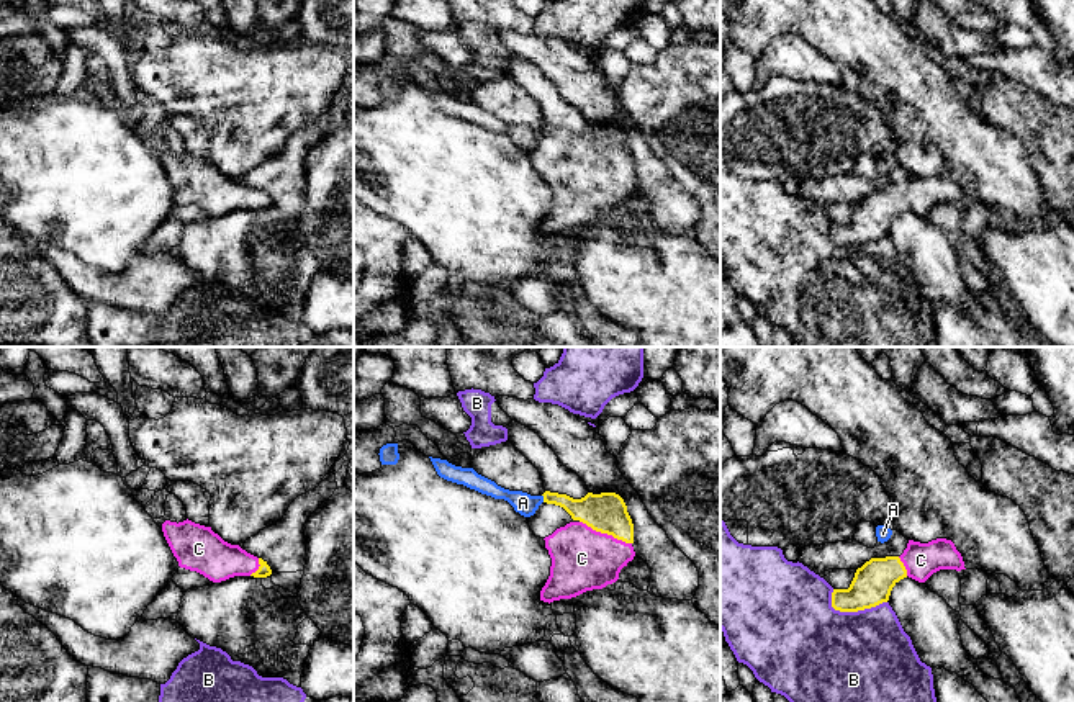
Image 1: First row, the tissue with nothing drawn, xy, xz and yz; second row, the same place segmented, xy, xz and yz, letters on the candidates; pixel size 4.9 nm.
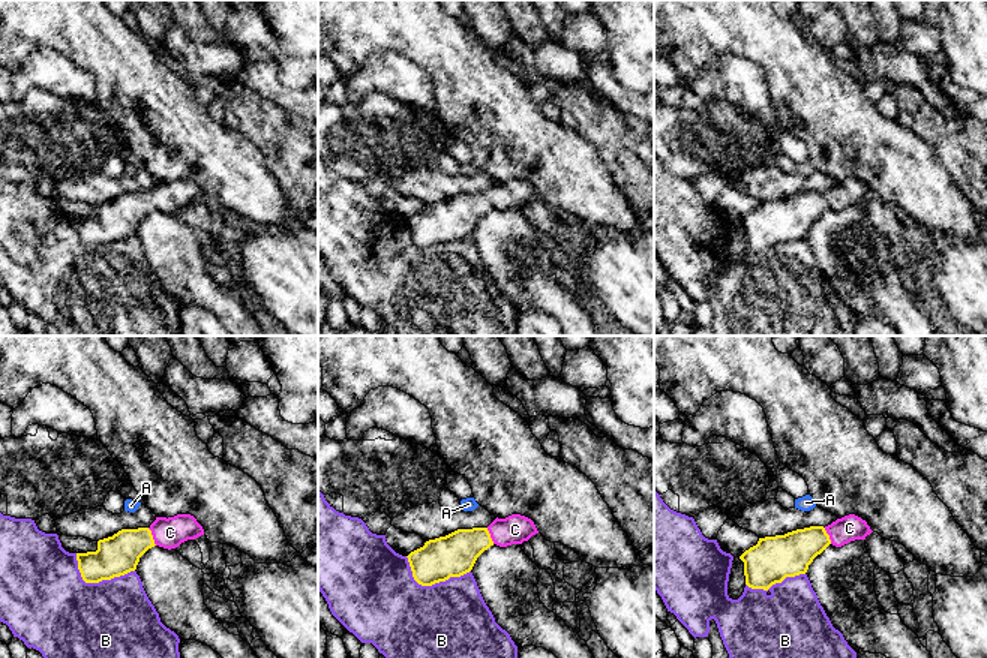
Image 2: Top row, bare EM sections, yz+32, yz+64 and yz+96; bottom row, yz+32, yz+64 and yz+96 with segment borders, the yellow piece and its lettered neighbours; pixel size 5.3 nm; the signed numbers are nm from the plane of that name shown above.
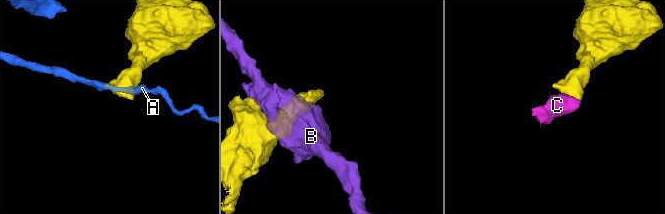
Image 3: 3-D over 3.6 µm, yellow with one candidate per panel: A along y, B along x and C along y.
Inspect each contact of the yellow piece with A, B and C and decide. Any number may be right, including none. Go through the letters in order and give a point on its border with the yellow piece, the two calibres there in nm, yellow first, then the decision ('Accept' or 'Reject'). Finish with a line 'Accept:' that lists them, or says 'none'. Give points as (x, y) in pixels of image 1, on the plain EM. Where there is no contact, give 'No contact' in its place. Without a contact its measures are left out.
A: Touches yellow at xz (544, 131). Thickness 160 nm (yellow) against 110 nm. Reject
B: Touches yellow at yz (853, 244). Thickness 190 nm (yellow) against 500 nm. Reject
C: Touches yellow at xz (606, 166). Thickness 200 nm (yellow) against 300 nm. Accept
Accept: C

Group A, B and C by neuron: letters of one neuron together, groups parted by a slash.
A / B / C

